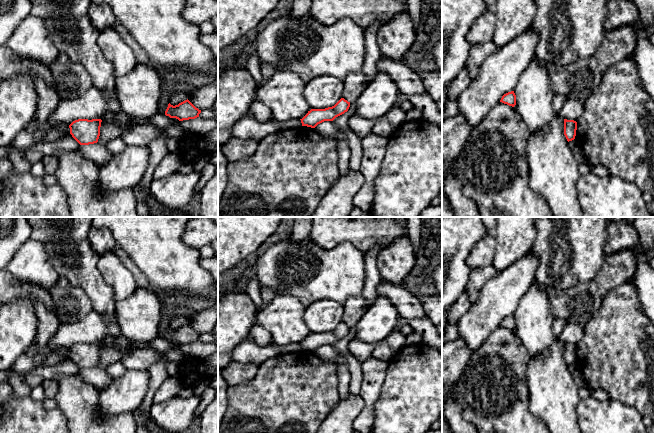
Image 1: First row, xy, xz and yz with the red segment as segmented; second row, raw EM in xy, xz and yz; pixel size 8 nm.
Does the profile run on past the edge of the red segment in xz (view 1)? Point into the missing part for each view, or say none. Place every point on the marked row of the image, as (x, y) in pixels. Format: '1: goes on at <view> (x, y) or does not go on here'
1: does not go on here

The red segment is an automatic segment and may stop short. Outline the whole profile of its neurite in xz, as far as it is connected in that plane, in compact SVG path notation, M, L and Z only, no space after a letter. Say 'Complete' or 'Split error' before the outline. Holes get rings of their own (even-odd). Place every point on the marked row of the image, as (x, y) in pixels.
Complete. M341 98L334 106L325 109L311 109L302 118L302 126L315 128L318 124L324 121L333 121L336 117L348 111L350 102Z

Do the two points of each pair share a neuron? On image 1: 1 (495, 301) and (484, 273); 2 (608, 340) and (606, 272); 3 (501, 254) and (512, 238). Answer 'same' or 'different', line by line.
1: different
2: different
3: same

